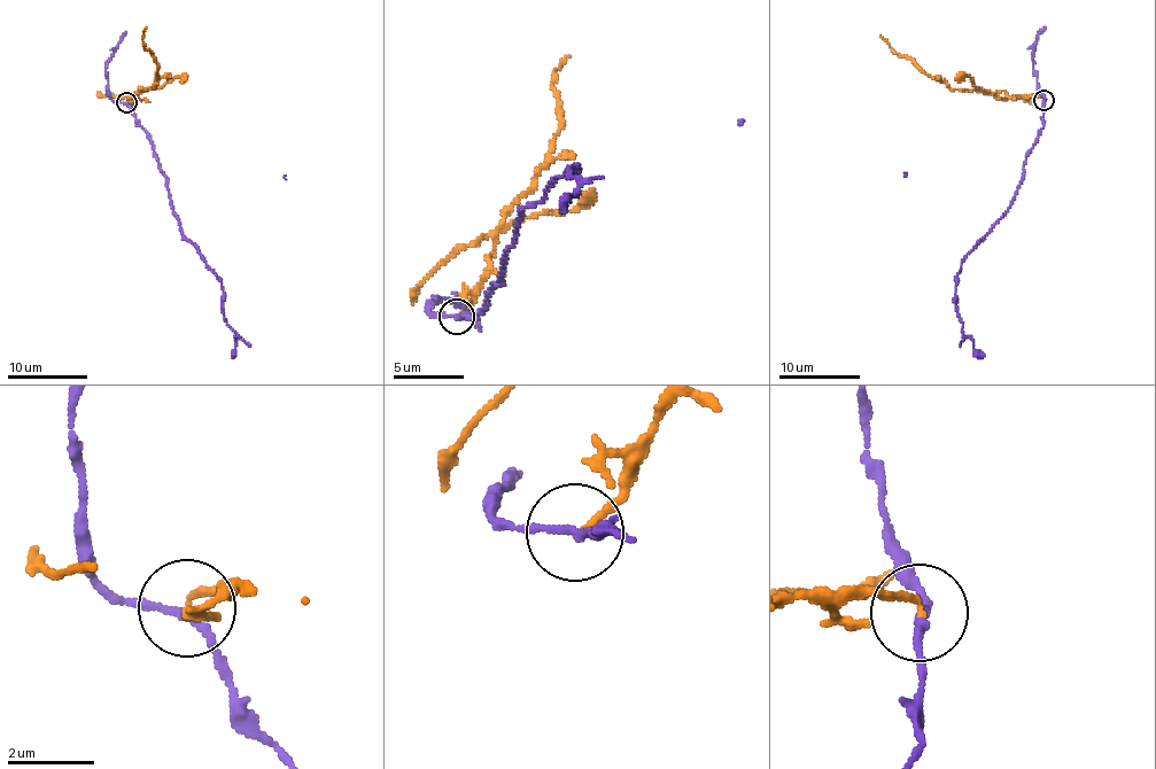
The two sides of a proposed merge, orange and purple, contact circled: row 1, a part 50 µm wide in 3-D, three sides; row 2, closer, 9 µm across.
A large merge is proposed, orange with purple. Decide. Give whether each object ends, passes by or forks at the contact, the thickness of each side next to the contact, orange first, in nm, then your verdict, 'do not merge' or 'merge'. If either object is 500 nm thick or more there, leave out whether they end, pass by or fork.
orange ends | purple passes by | 150/160 nm | do not merge

